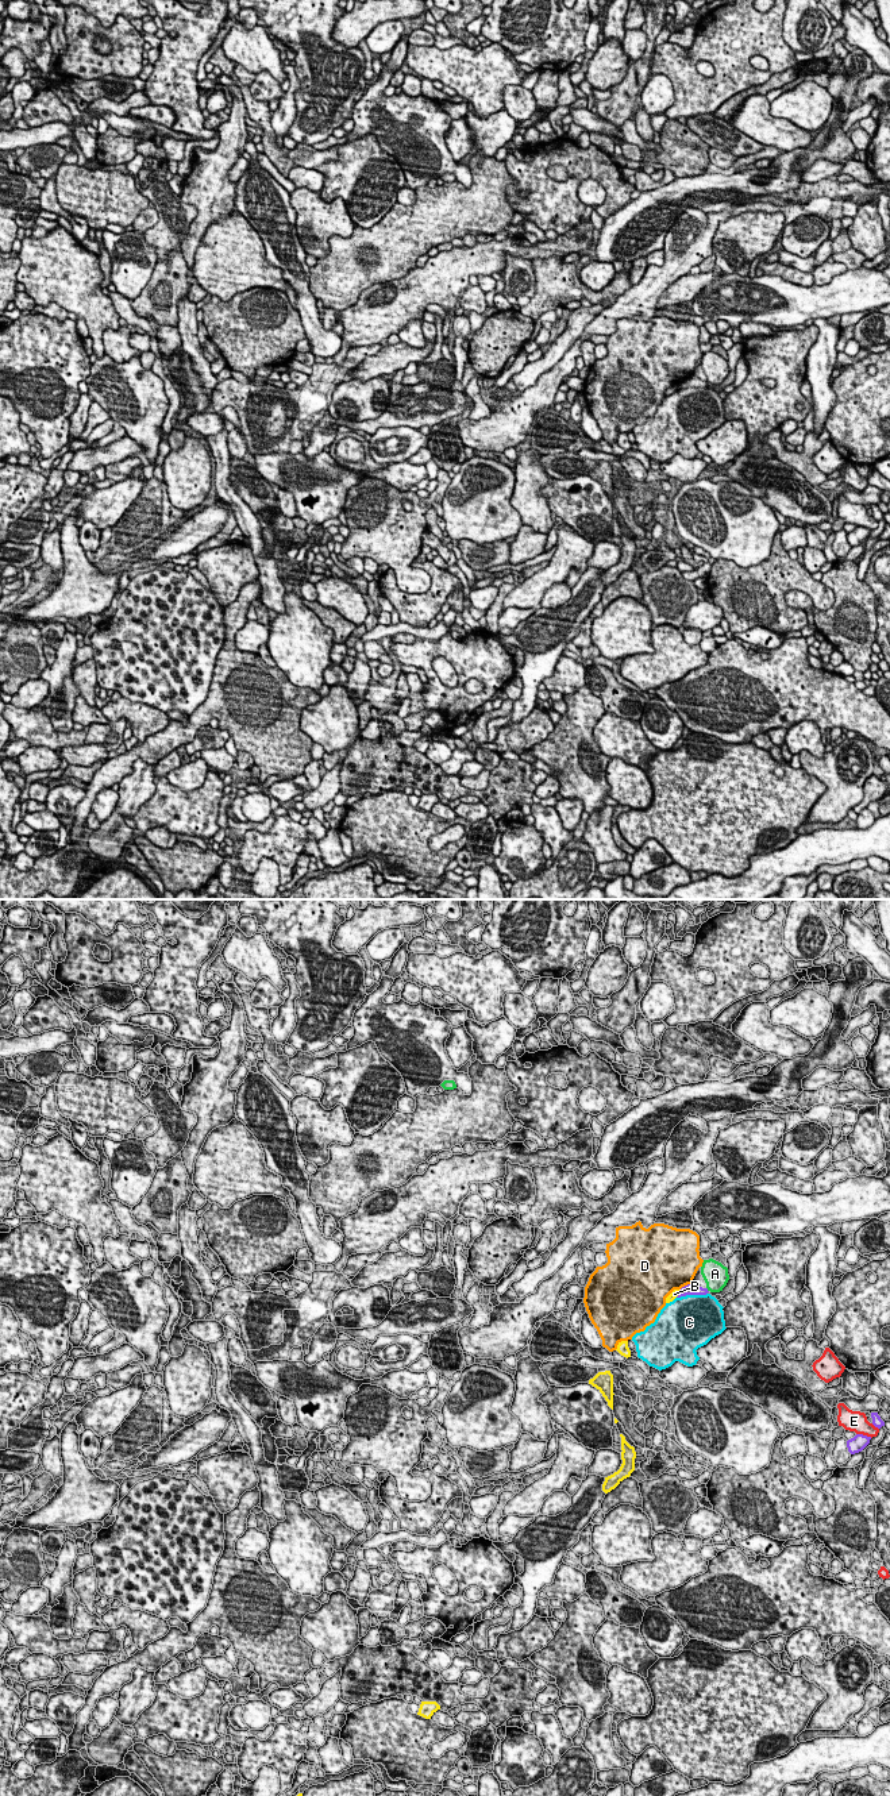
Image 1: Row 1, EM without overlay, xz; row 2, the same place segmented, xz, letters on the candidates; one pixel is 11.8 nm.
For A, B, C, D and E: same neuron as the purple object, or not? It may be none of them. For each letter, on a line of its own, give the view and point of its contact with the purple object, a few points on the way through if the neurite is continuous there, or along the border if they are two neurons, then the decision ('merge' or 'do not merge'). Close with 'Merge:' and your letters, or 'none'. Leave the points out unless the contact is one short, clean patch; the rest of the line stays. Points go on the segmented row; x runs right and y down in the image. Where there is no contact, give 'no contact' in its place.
A: xz (707, 1290) | do not merge
B: xz (678, 1294) | along xz (679, 1290), (675, 1297) | do not merge
C: xz (692, 1294) | do not merge
D: xz (685, 1286) | do not merge
E: xz (865, 1436) | do not merge
Merge: none

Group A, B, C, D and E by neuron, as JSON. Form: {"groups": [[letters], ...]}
{"groups": [["A"], ["B"], ["C"], ["D"], ["E"]]}

